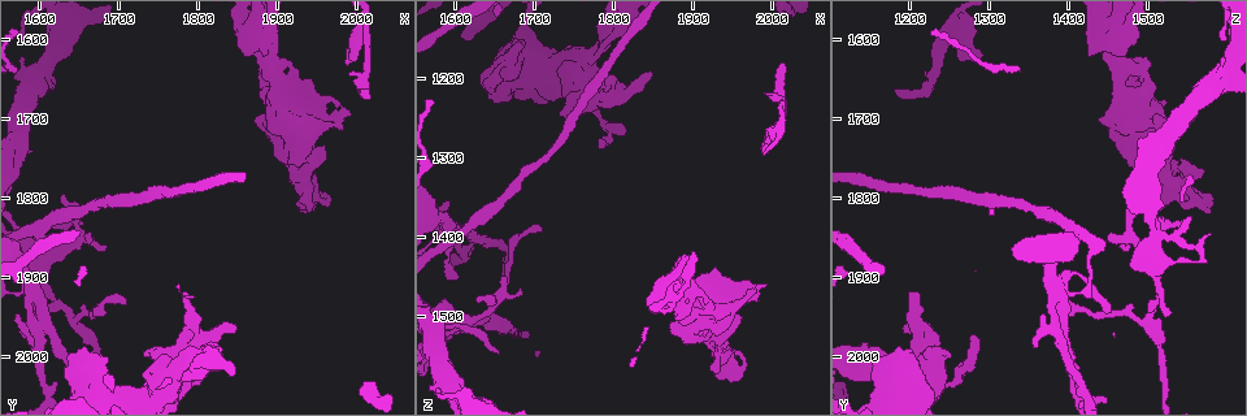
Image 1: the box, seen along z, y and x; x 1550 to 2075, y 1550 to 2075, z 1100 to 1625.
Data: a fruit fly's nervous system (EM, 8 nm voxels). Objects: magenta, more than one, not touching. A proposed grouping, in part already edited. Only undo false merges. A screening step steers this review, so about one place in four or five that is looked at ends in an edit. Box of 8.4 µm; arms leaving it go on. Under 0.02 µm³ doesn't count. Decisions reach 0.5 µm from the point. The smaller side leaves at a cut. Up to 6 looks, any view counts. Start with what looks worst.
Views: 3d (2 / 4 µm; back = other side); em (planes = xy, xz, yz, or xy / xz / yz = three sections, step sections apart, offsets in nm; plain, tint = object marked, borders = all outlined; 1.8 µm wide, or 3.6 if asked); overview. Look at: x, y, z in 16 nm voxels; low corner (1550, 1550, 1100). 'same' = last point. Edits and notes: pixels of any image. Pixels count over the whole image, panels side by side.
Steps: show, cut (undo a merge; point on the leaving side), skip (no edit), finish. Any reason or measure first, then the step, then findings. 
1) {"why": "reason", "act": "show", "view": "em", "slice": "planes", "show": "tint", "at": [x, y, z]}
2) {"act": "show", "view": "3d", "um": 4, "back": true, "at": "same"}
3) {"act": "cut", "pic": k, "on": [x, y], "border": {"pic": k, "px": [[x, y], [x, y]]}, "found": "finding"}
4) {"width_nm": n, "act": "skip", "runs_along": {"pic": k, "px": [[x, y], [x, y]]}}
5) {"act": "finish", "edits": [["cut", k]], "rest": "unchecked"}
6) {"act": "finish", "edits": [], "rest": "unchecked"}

{"why": "side arm on a straight run", "act": "show", "view": "3d", "um": 4, "at": [1610, 1970, 1390]}

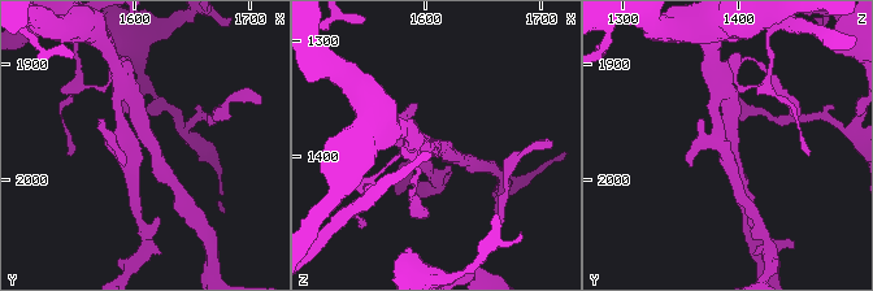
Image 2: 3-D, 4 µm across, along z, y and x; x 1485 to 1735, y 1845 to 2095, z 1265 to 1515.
{"arms": 3, "why": "need the tissue", "act": "show", "view": "em", "um": 3.6, "slice": "xz", "step": 8, "show": "tint", "at": [1614, 1970, 1388]}

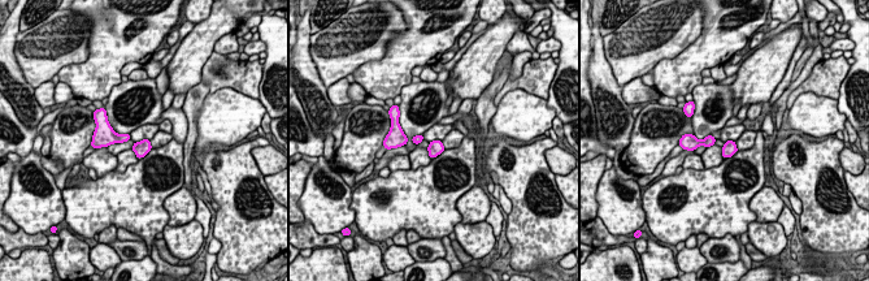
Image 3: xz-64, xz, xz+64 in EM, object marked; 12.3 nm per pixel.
{"act": "skip", "found": "continuous, no second cell"}

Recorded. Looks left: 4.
{"why": "abrupt turn", "act": "show", "view": "3d", "um": 2, "back": true, "at": [1940, 1805, 1545]}

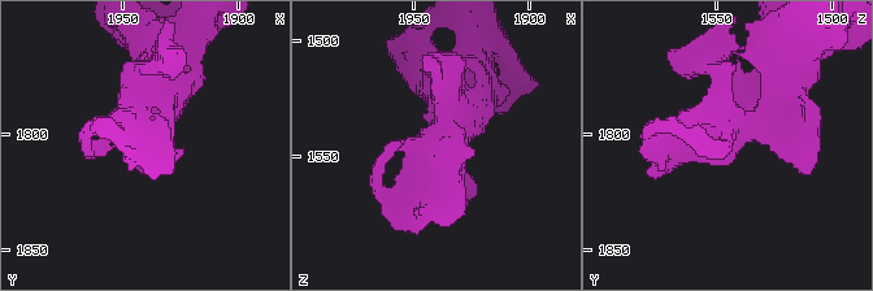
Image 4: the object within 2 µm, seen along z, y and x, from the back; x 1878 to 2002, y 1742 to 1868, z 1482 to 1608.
{"why": "need the tissue", "act": "show", "view": "em", "slice": "xy", "step": 4, "show": "tint", "at": [1936, 1805, 1546]}

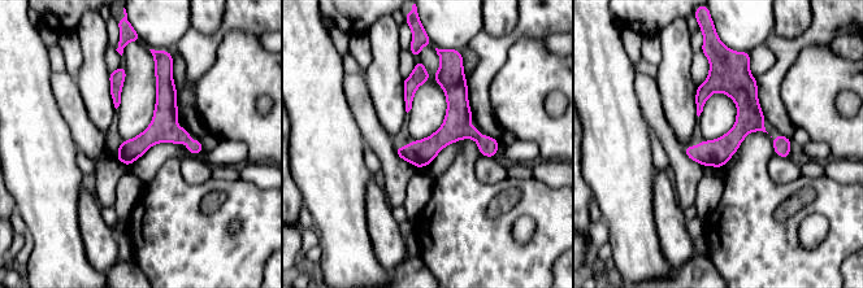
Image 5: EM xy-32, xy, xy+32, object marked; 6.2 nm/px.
{"why": "another direction", "act": "show", "view": "em", "slice": "planes", "show": "borders", "at": "same"}

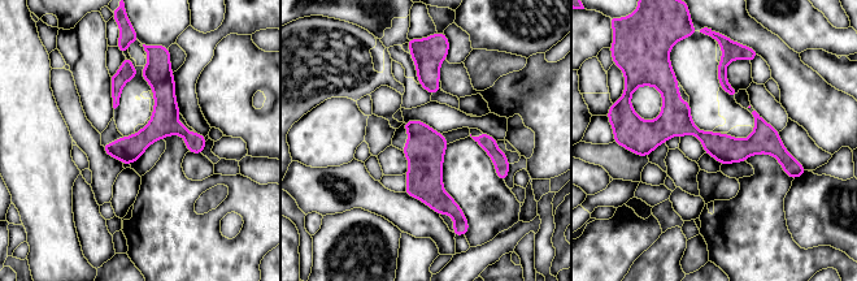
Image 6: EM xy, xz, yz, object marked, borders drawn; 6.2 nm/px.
{"width_nm": 170, "act": "skip", "found": "one cell here"}

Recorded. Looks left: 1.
{"act": "finish", "edits": [], "rest": "unchecked"}

